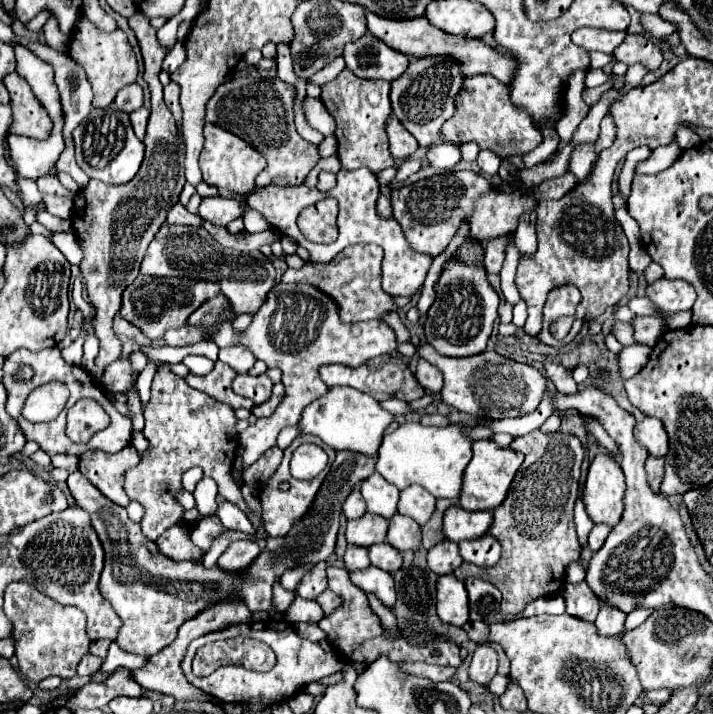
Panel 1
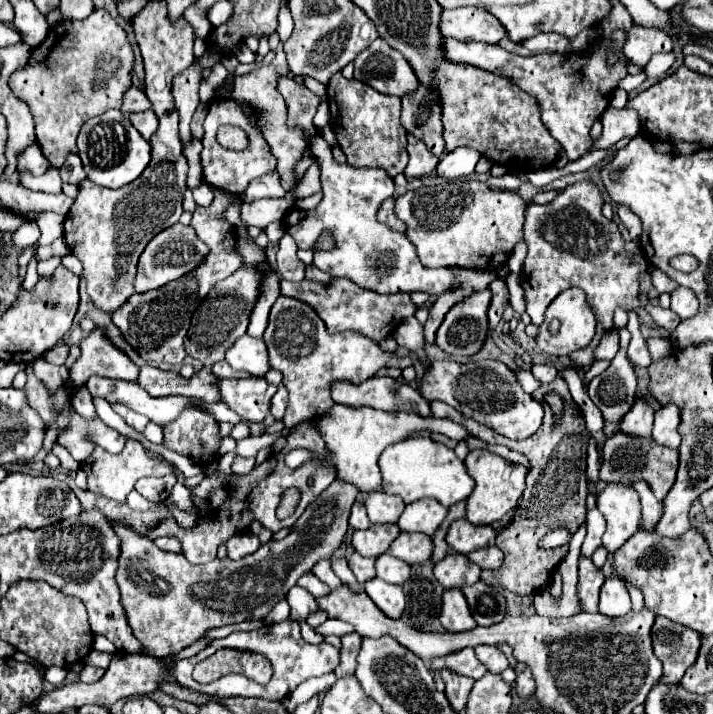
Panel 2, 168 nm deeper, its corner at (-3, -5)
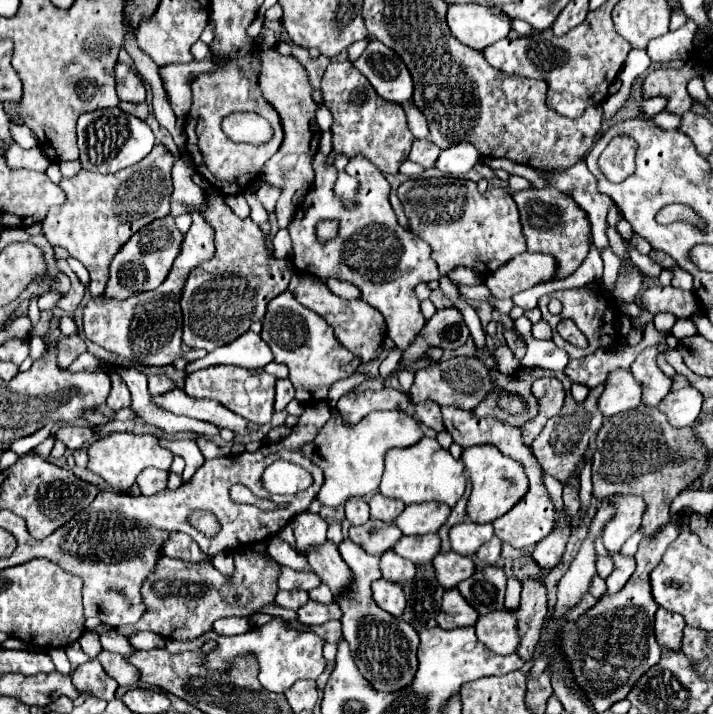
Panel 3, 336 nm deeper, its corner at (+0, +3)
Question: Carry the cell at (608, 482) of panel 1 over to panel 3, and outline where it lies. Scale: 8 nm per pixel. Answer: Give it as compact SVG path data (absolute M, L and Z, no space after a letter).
M614 496L612 500L616 500L616 516L610 520L608 528L604 528L602 540L606 550L614 554L622 550L622 544L634 532L638 532L646 504L640 496Z

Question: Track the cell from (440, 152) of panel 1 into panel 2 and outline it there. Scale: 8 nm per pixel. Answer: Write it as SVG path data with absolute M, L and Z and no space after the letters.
M457 148L439 160L437 176L447 178L447 180L469 176L475 172L475 164L479 158L481 154L473 148Z

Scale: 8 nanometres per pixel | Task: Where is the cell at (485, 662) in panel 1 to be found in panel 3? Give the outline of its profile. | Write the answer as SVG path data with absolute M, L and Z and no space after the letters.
M494 610L480 616L476 622L476 636L496 654L512 654L520 644L518 618L508 610Z

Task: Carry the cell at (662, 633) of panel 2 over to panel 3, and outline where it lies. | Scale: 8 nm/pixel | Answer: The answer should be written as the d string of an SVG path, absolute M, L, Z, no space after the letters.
M658 608L656 612L656 622L654 622L654 632L656 640L664 648L680 648L680 636L684 630L684 618L680 614L668 612L664 608Z

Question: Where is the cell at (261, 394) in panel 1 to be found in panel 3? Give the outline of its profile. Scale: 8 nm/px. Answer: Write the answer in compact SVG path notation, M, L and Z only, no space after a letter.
M208 366L186 376L184 392L192 398L212 398L234 414L254 424L268 424L274 414L274 382L276 378L264 370L246 370L240 366Z

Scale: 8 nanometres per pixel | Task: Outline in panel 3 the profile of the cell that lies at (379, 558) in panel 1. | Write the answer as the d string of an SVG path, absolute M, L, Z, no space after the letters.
M394 550L384 552L384 556L380 558L380 570L382 570L384 580L398 582L398 584L412 580L414 574L416 574L416 566L410 560L398 556Z

